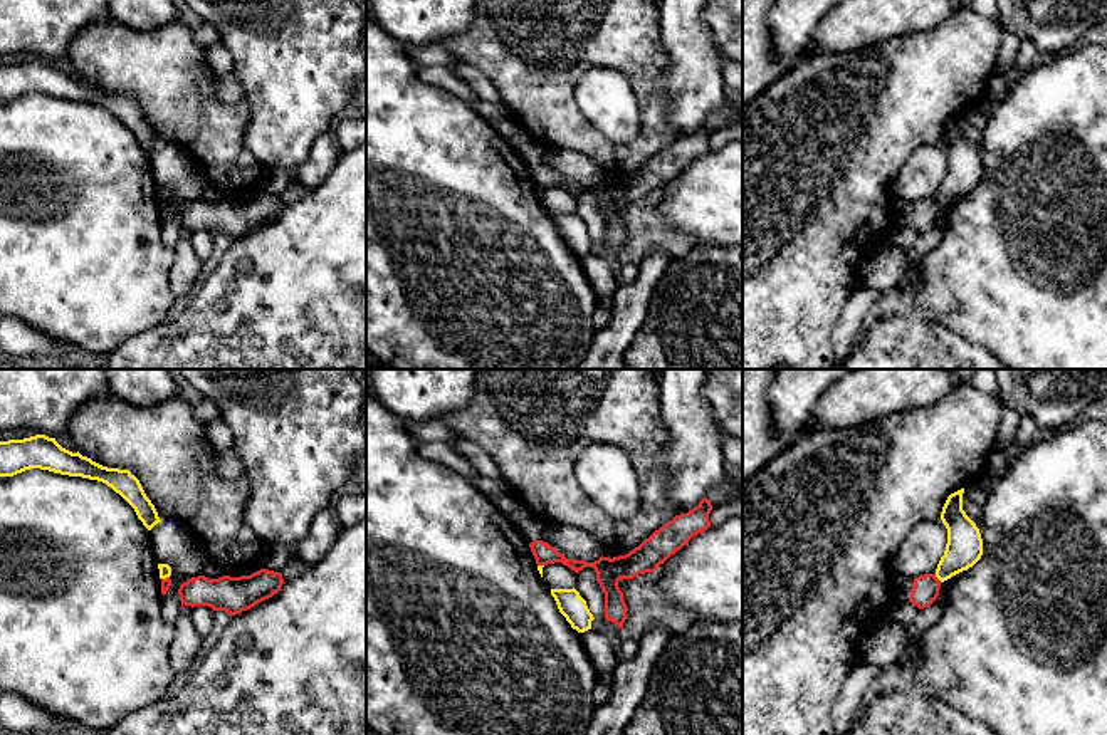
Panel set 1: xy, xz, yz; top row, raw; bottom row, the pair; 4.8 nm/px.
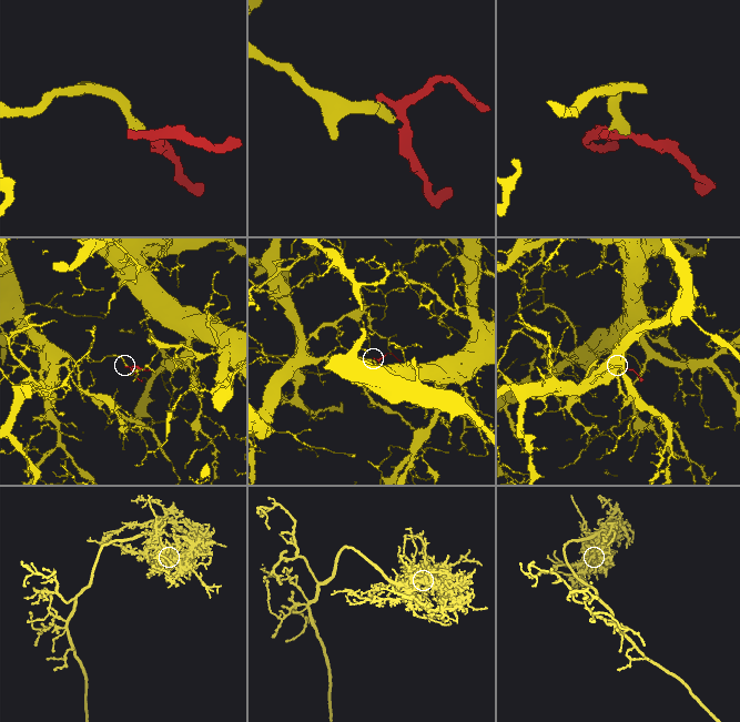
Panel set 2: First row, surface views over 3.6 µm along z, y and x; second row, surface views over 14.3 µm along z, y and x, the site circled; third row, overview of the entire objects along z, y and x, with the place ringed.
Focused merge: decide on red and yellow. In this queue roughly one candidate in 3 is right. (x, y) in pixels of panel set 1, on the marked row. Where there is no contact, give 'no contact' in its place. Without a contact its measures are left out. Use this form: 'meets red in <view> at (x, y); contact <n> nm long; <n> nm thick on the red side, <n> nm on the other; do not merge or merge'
meets red in yz at (936, 578); contact 50 nm long; 130 nm thick on the red side, 180 nm on the other; do not merge

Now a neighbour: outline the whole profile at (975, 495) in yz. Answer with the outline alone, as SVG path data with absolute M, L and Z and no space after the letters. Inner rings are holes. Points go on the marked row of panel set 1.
M983 473L981 477L978 477L964 487L963 510L976 524L978 529L981 525L984 503L988 500L991 488L993 478L986 473Z

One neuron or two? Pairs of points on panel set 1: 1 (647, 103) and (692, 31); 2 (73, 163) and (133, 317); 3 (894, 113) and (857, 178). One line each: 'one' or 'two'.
1: two
2: one
3: one

